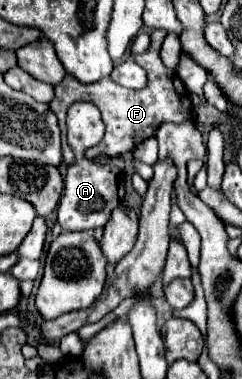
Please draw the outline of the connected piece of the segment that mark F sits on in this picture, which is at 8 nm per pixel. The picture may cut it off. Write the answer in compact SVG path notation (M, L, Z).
M156 29L152 31L150 35L150 47L142 53L142 55L134 55L134 59L138 61L140 67L144 67L148 71L148 87L142 89L142 91L134 91L134 89L126 89L126 87L120 87L118 83L114 83L112 79L102 79L102 81L96 81L92 85L80 85L72 75L66 75L64 81L60 81L56 87L54 87L54 99L50 103L50 109L56 113L58 117L58 123L61 130L61 144L62 155L66 164L72 164L75 161L75 156L72 149L68 145L67 141L67 127L66 116L68 107L76 101L92 101L100 113L102 113L102 121L106 125L106 131L104 131L104 139L94 145L92 149L86 151L86 155L90 159L96 159L96 157L116 157L124 151L132 151L138 143L142 143L144 139L152 137L158 129L160 123L180 123L184 121L188 115L190 115L190 95L184 87L184 83L180 81L180 77L164 67L162 59L160 59L160 45L164 41L166 33L164 29Z

